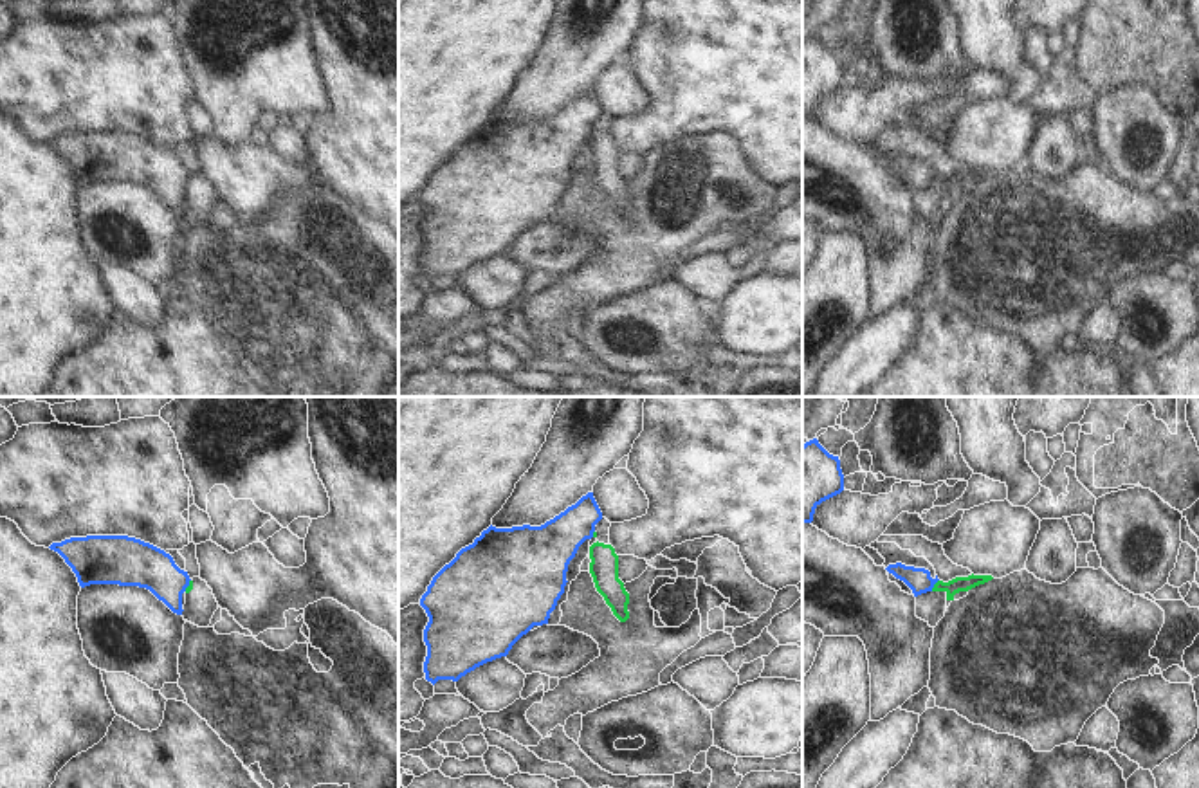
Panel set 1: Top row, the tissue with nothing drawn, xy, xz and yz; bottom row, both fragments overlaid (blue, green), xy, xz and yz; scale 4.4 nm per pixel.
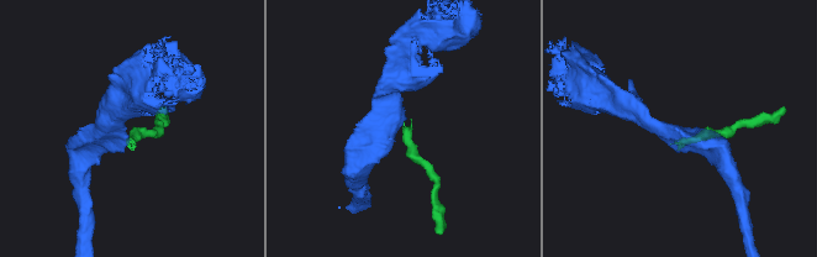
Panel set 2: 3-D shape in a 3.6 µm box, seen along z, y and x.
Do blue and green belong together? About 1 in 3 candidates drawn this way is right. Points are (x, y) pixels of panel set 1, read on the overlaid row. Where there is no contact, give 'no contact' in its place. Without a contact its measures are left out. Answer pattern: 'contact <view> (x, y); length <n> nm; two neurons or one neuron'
contact yz (934, 583); length 70 nm; two neurons

